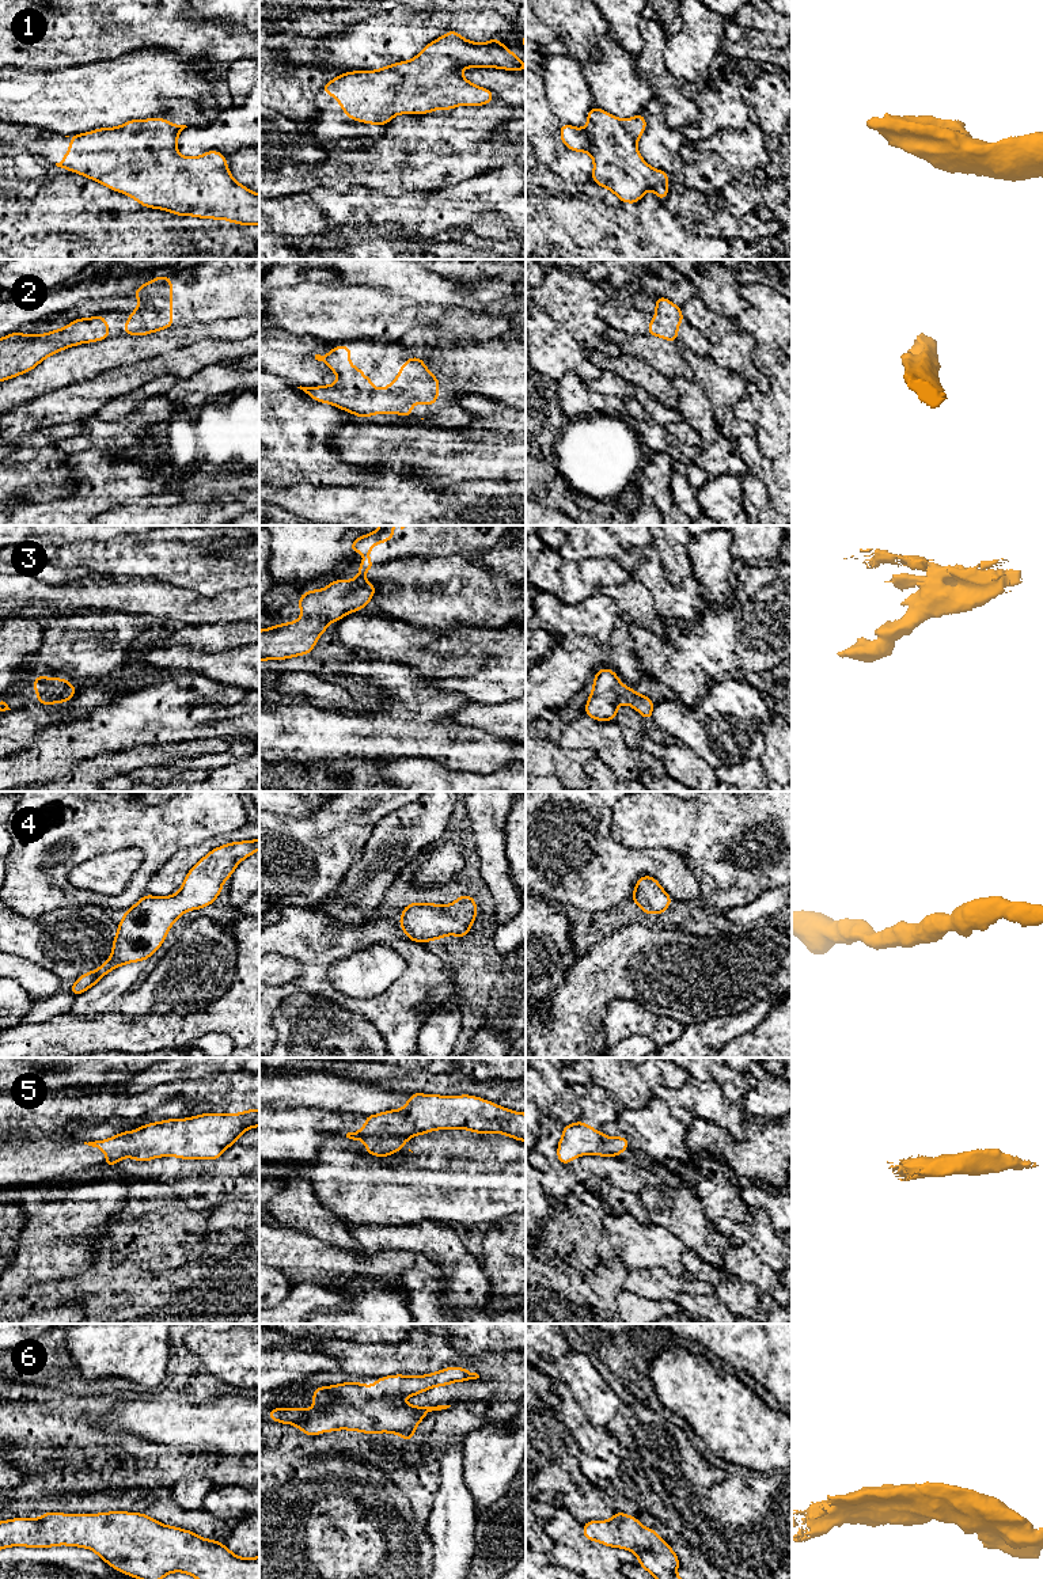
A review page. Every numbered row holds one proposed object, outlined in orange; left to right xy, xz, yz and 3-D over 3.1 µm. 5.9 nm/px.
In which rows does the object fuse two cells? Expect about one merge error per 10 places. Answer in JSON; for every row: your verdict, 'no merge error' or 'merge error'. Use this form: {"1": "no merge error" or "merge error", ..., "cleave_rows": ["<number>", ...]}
{"1": "no merge error", "2": "no merge error", "3": "no merge error", "4": "no merge error", "5": "no merge error", "6": "no merge error", "cleave_rows": []}

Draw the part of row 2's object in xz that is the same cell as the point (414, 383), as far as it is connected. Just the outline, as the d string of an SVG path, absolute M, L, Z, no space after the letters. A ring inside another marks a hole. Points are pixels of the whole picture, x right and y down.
M340 345L326 356L315 354L315 360L323 361L338 375L338 382L330 386L297 388L316 402L334 405L360 418L380 413L413 418L410 407L414 403L431 406L437 402L441 382L426 368L421 356L407 358L397 379L387 387L373 390L375 382L361 375L364 368L350 365L350 353L350 346Z

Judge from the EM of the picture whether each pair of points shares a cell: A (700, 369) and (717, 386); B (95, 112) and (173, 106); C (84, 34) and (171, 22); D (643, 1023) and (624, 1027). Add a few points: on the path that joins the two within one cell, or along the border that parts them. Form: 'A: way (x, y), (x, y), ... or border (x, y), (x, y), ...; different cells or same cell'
A: way (704, 372), (713, 382); same cell
B: border (194, 101), (165, 99), (160, 105); different cells
C: way (106, 21), (150, 21); same cell
D: way (637, 1023), (628, 1023); same cell

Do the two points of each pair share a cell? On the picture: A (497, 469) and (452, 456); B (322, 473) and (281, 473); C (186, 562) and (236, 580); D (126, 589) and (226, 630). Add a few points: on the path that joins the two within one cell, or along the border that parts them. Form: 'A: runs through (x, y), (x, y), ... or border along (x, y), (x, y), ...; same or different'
A: runs through (486, 459), (463, 459); same
B: runs through (313, 469), (291, 470); same
C: runs through (198, 566), (208, 573), (224, 573); same
D: border along (242, 619), (186, 625), (182, 627); different

